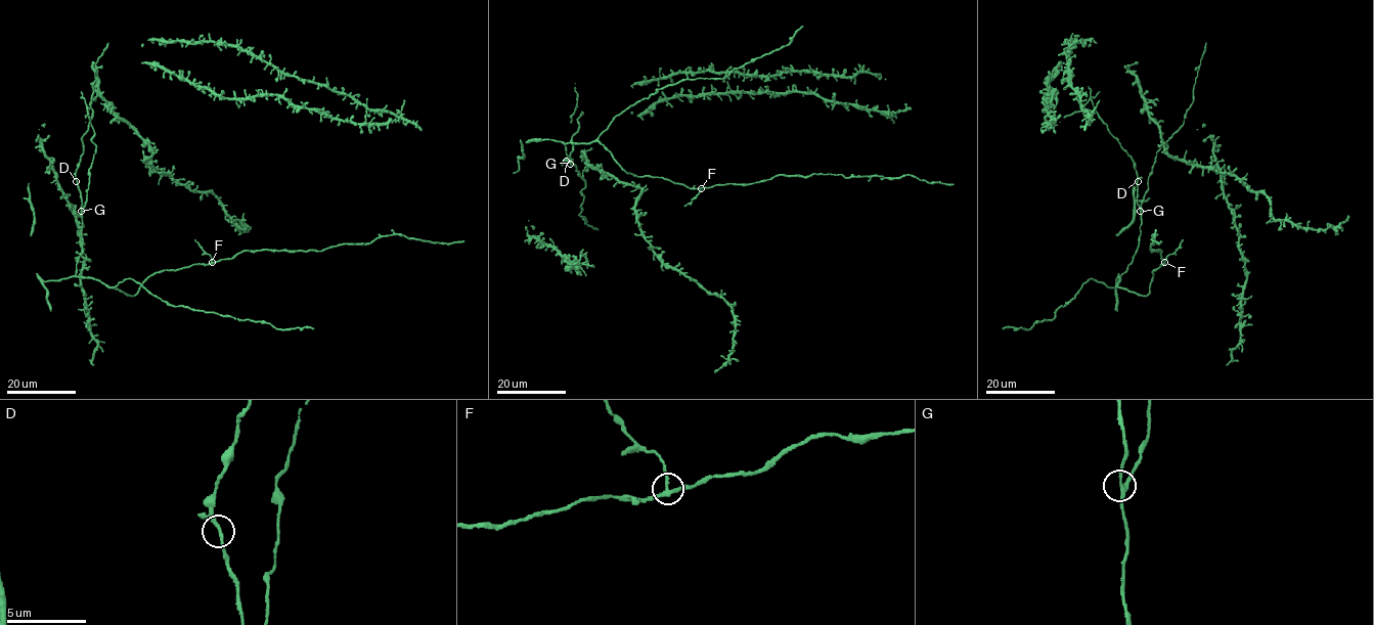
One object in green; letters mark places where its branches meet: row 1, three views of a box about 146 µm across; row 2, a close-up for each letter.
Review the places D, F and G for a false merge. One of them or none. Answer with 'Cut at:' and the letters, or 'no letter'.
Cut at: F

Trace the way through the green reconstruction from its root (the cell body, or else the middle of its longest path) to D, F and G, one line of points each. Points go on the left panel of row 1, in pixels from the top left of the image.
D: (88, 186), (86, 202), (81, 210), (76, 181)
F: (88, 186), (81, 213), (82, 253), (76, 265), (76, 275), (93, 277), (134, 296), (156, 273), (212, 262)
G: (88, 186), (86, 202), (81, 211)

